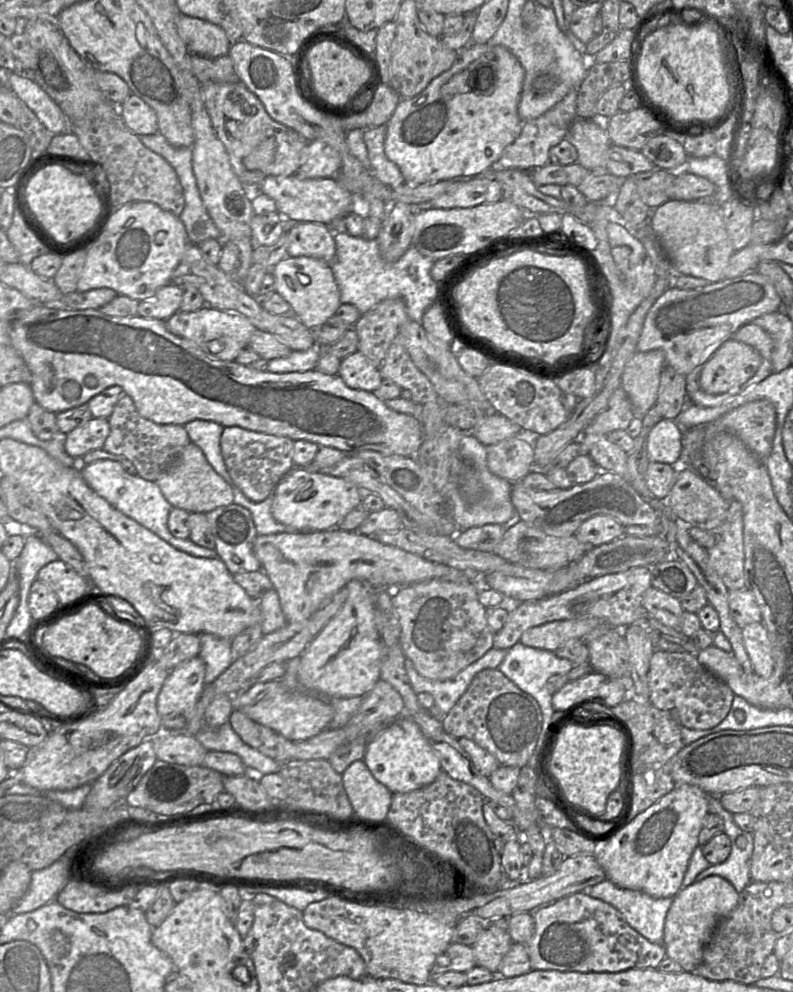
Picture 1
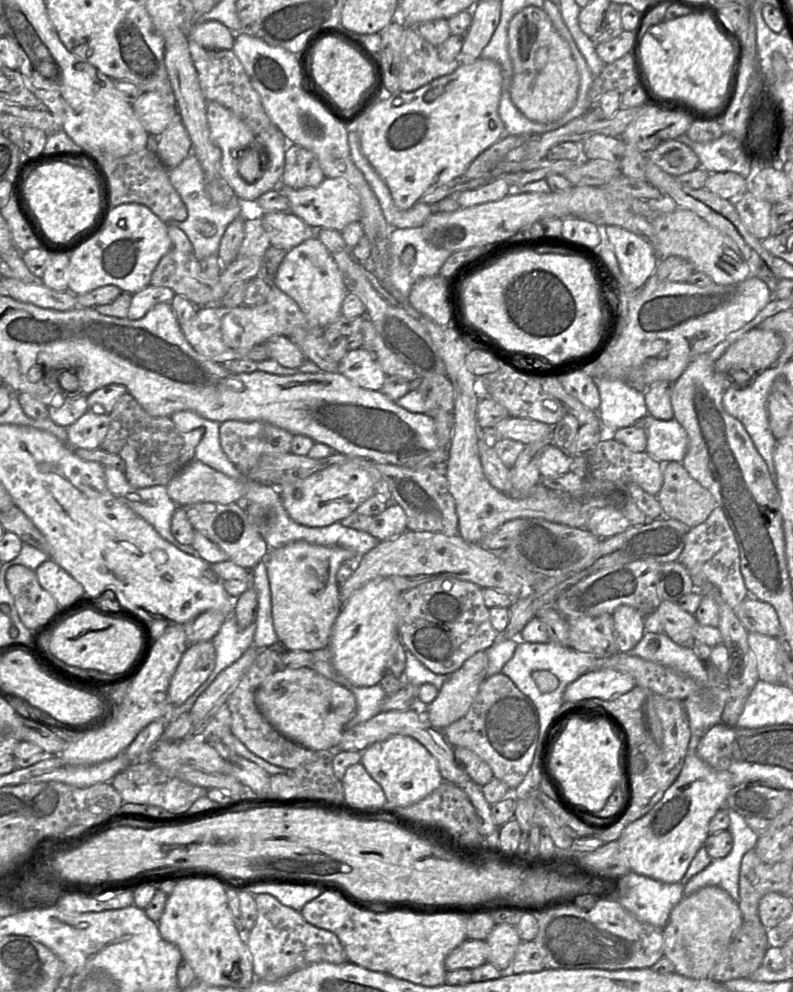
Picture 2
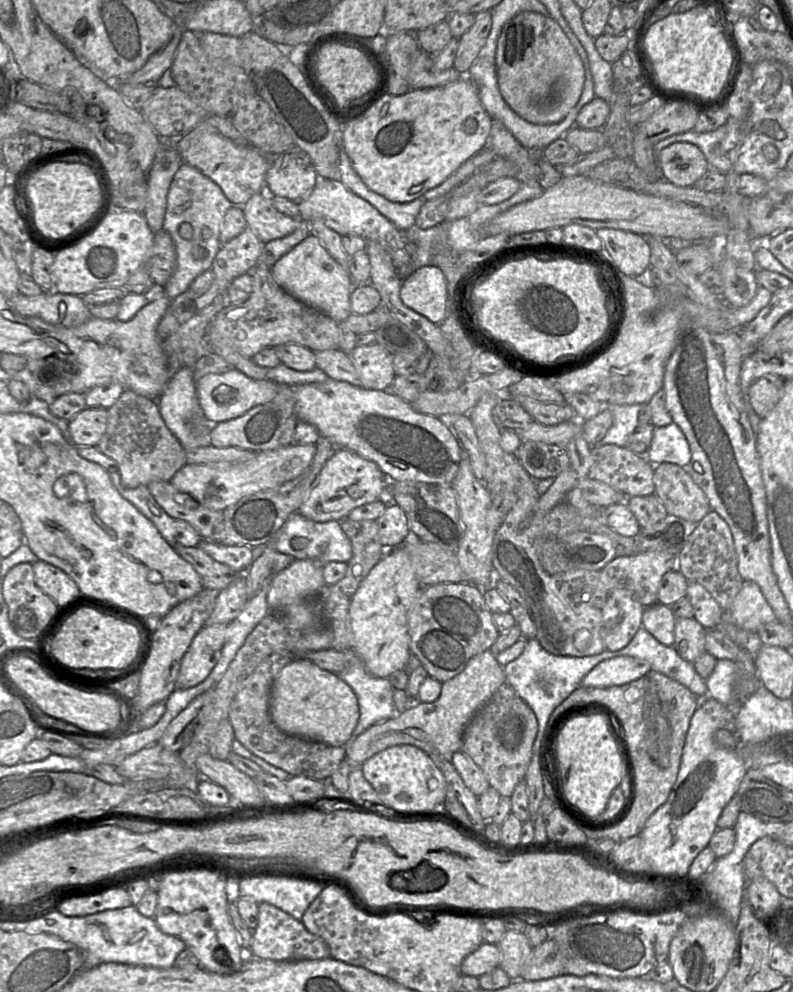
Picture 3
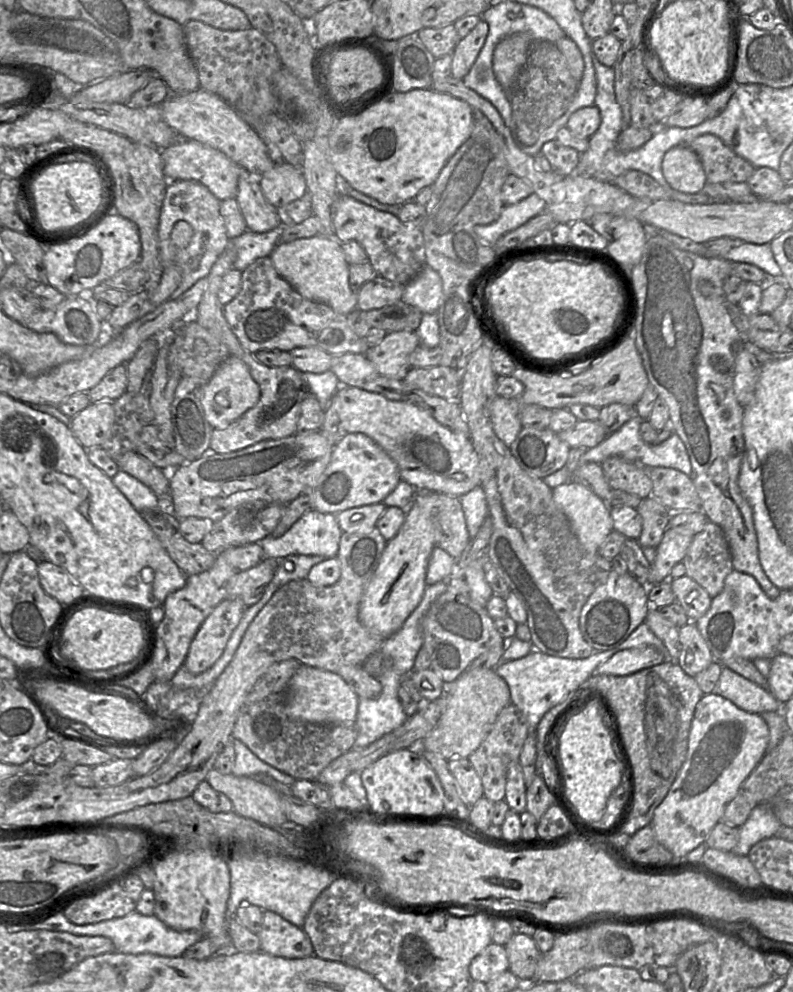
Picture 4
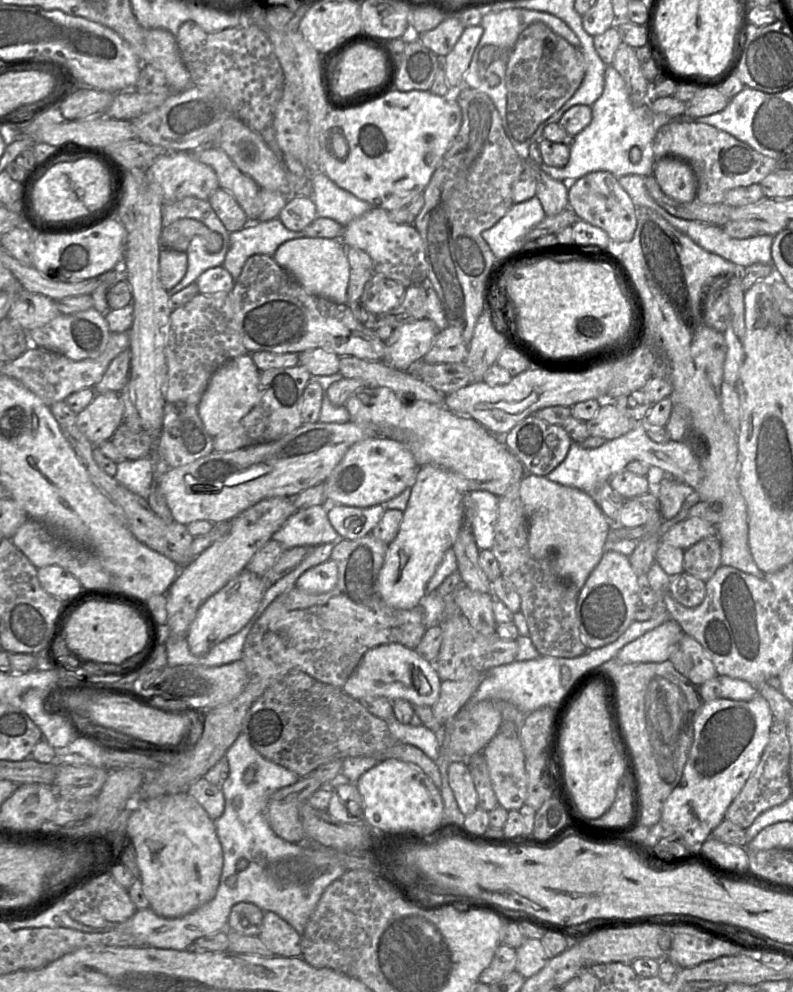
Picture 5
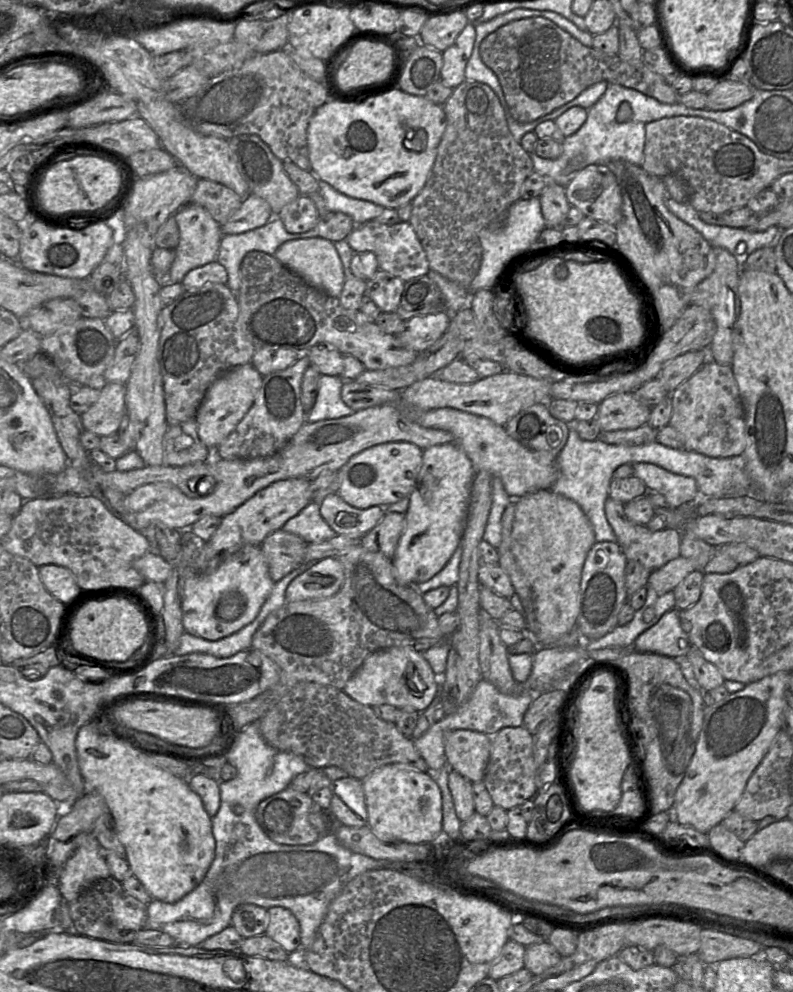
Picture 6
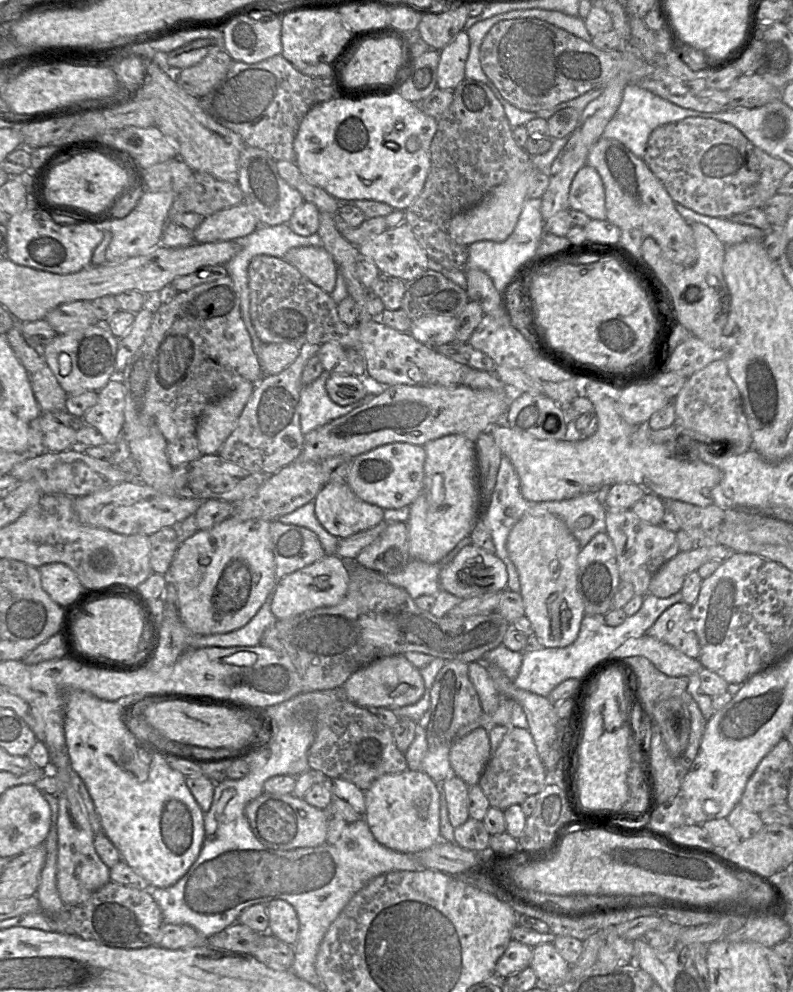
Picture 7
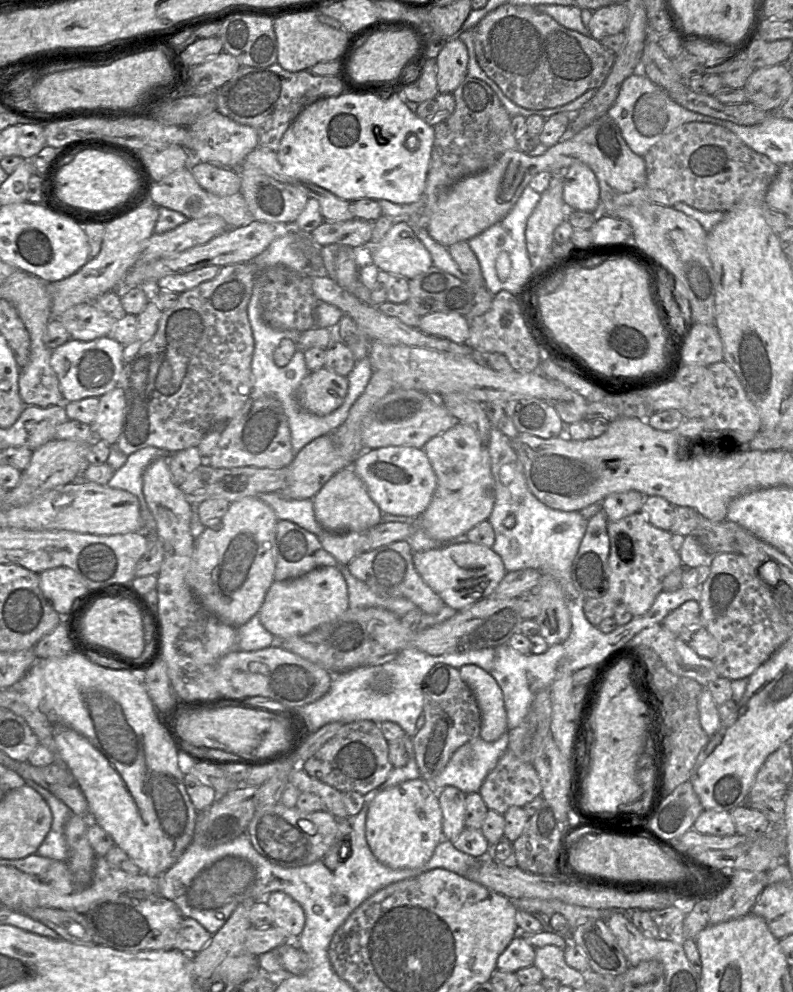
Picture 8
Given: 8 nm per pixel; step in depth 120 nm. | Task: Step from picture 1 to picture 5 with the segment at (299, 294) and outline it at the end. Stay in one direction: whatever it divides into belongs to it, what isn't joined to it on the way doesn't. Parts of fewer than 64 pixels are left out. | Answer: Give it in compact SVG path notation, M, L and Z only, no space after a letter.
M299 238L280 245L272 257L307 293L327 298L338 304L347 304L351 268L346 249L340 239Z

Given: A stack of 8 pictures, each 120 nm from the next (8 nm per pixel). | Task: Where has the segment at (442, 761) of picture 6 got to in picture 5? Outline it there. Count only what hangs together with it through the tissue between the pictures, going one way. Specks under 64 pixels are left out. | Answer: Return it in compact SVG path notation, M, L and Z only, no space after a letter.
M394 715L384 720L396 741L415 746L431 760L435 762L438 760L439 742L435 732L423 725L412 726L400 723Z

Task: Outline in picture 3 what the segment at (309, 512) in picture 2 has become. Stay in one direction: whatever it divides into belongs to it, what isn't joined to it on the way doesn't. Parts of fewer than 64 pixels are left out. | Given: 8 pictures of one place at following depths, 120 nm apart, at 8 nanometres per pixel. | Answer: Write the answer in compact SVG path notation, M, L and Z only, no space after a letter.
M335 448L323 466L317 486L298 513L315 522L341 521L355 508L381 498L390 480L374 462L344 448Z

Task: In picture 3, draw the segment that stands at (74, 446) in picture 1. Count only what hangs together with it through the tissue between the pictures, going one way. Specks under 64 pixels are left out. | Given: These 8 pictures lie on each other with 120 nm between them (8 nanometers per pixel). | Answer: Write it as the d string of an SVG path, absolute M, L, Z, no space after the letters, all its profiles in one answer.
M84 409L69 421L71 442L76 447L95 447L107 430L108 409Z

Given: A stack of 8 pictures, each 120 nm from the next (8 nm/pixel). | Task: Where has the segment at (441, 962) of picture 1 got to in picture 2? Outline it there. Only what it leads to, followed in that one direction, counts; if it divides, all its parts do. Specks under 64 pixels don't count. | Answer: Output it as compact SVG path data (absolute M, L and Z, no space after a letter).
M466 939L452 950L445 959L445 968L448 971L457 969L477 968L488 962L489 947L485 940Z

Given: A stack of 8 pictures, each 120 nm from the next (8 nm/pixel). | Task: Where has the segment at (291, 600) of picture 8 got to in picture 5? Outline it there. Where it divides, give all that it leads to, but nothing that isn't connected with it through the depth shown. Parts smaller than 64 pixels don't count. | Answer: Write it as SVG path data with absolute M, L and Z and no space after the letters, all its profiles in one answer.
M331 559L305 571L296 581L295 587L309 594L331 591L338 581L338 567Z

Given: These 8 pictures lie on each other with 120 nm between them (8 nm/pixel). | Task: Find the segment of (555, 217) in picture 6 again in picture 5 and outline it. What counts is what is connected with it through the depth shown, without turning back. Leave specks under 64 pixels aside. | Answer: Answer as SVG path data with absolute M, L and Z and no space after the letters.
M530 158L524 159L524 171L536 180L536 196L547 216L555 215L568 207L568 189L562 181L545 173Z

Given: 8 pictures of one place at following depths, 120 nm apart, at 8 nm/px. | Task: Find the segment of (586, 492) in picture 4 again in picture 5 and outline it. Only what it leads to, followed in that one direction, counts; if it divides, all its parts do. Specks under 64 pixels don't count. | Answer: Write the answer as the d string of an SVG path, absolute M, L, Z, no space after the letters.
M525 474L520 481L520 498L528 520L530 554L535 559L544 559L551 552L556 552L554 555L555 572L559 577L570 580L580 591L606 551L605 543L611 529L610 520L588 493L550 481L545 476Z

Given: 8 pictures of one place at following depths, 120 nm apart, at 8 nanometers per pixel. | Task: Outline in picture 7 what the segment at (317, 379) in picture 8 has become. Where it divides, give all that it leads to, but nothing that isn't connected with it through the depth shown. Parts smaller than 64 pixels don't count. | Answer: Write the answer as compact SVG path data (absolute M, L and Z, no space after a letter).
M352 373L330 374L326 381L327 393L336 404L347 406L385 389L385 386L364 378L367 377L358 377Z

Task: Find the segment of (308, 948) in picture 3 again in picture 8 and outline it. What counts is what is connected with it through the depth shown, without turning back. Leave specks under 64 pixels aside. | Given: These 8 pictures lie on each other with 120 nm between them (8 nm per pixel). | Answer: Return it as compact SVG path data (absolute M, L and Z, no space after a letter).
M275 891L267 896L266 904L273 912L273 926L283 929L291 939L297 940L305 925L305 914L299 903L286 893Z

